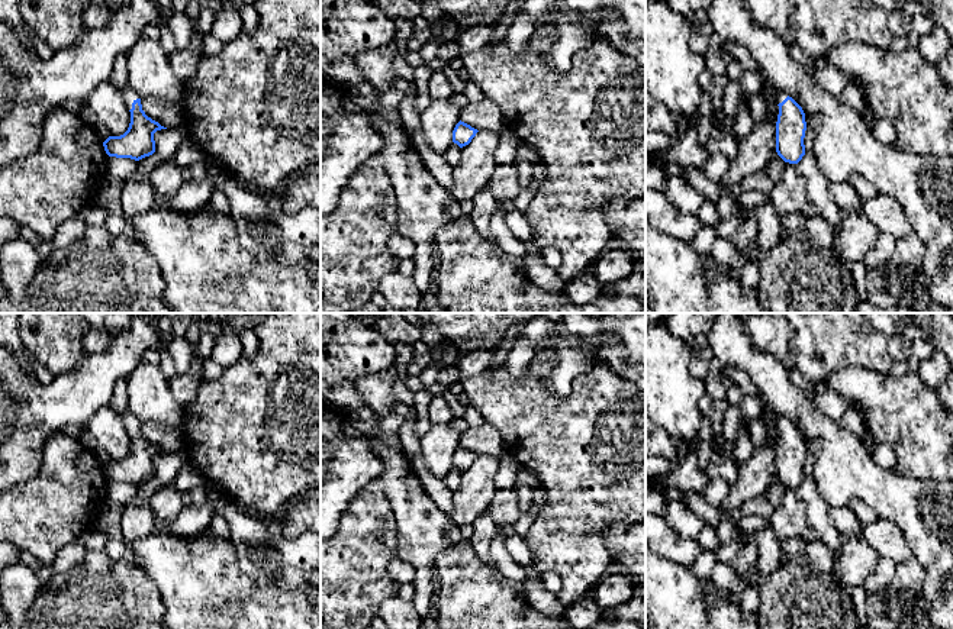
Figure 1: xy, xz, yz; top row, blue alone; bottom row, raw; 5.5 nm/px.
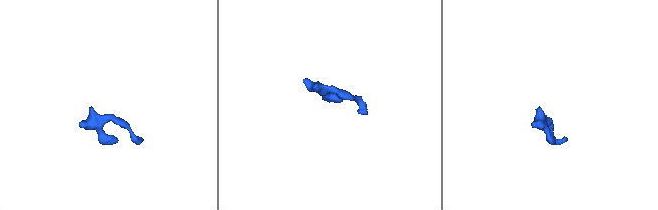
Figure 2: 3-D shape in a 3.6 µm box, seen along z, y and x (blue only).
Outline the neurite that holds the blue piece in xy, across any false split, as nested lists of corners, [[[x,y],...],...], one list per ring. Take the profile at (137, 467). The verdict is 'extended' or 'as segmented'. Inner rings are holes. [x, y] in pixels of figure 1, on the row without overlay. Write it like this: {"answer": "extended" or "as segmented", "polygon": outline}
{"answer": "extended", "polygon": [[[129,409],[120,415],[120,417],[126,432],[131,436],[131,448],[123,459],[109,461],[103,467],[103,471],[109,481],[139,486],[155,477],[154,458],[167,452],[145,439],[142,435],[141,422]]]}

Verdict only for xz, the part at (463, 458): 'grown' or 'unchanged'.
unchanged

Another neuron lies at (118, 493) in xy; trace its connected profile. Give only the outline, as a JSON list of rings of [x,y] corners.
[[[109,481],[107,500],[115,504],[123,504],[129,501],[138,491],[138,486],[131,483]]]

